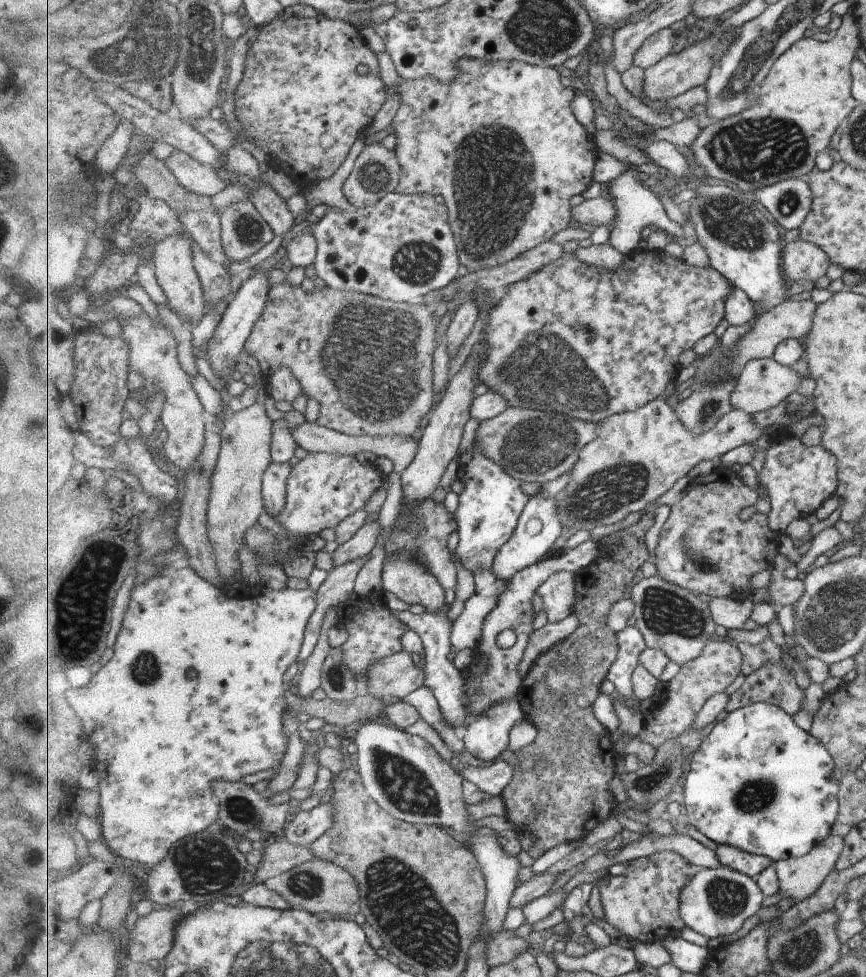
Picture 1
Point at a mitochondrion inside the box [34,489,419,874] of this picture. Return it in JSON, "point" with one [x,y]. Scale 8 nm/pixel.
{"point":[145,667]}

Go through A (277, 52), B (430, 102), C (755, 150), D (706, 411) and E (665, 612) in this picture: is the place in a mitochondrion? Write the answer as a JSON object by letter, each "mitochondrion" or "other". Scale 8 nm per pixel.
{"A":"other","B":"other","C":"mitochondrion","D":"mitochondrion","E":"mitochondrion"}

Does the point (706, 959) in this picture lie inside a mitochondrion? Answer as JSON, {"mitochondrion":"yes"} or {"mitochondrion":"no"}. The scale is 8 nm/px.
{"mitochondrion":"no"}

